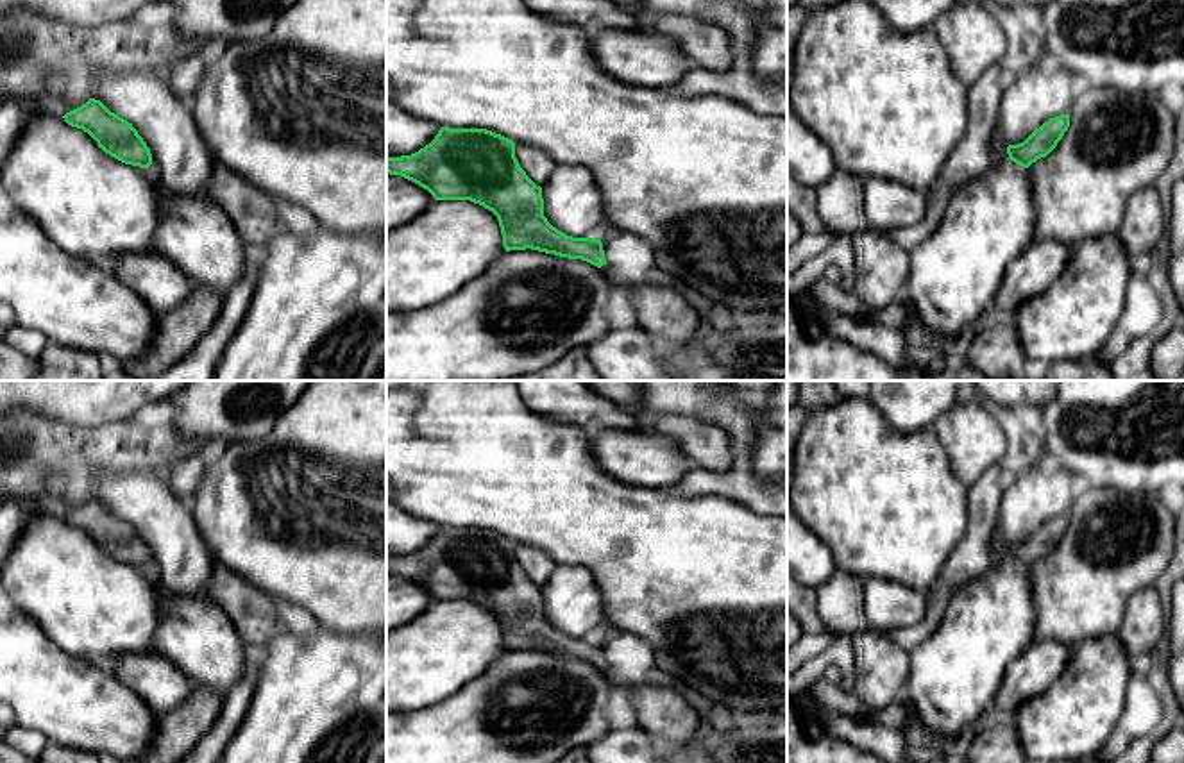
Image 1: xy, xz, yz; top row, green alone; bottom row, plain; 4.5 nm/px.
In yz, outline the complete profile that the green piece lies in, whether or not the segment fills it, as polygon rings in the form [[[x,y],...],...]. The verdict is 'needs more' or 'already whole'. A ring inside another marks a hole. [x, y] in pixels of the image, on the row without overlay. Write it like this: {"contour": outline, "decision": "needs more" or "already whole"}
{"contour": [[[1061,515],[1044,522],[1023,543],[1009,545],[1009,559],[1016,565],[1028,568],[1041,558],[1046,558],[1062,540],[1070,527],[1070,515]]], "decision": "already whole"}

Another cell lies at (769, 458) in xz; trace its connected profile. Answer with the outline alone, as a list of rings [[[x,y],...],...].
[[[776,381],[765,393],[755,425],[753,470],[764,482],[776,482],[787,475],[787,381]]]

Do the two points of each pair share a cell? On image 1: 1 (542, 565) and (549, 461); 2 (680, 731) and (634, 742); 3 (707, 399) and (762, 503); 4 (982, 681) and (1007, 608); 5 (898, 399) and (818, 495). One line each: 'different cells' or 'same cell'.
1: different cells
2: different cells
3: same cell
4: same cell
5: different cells

